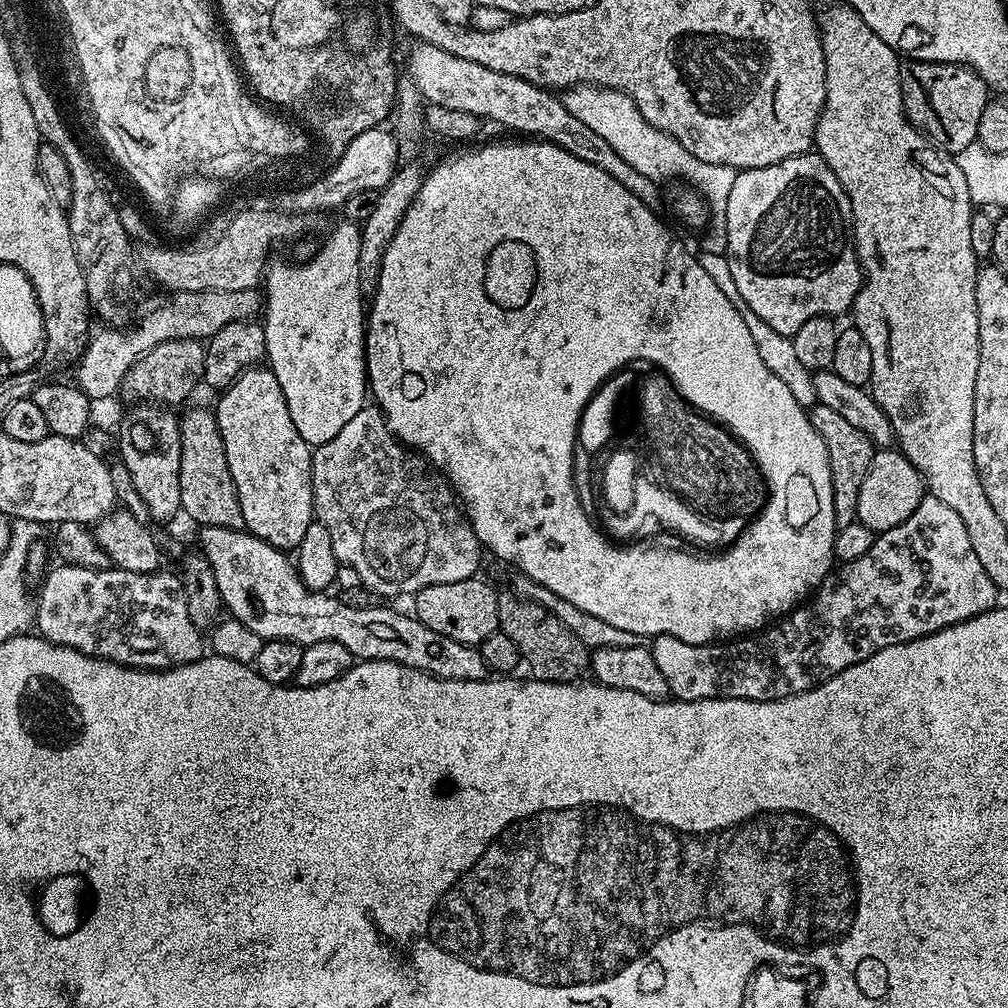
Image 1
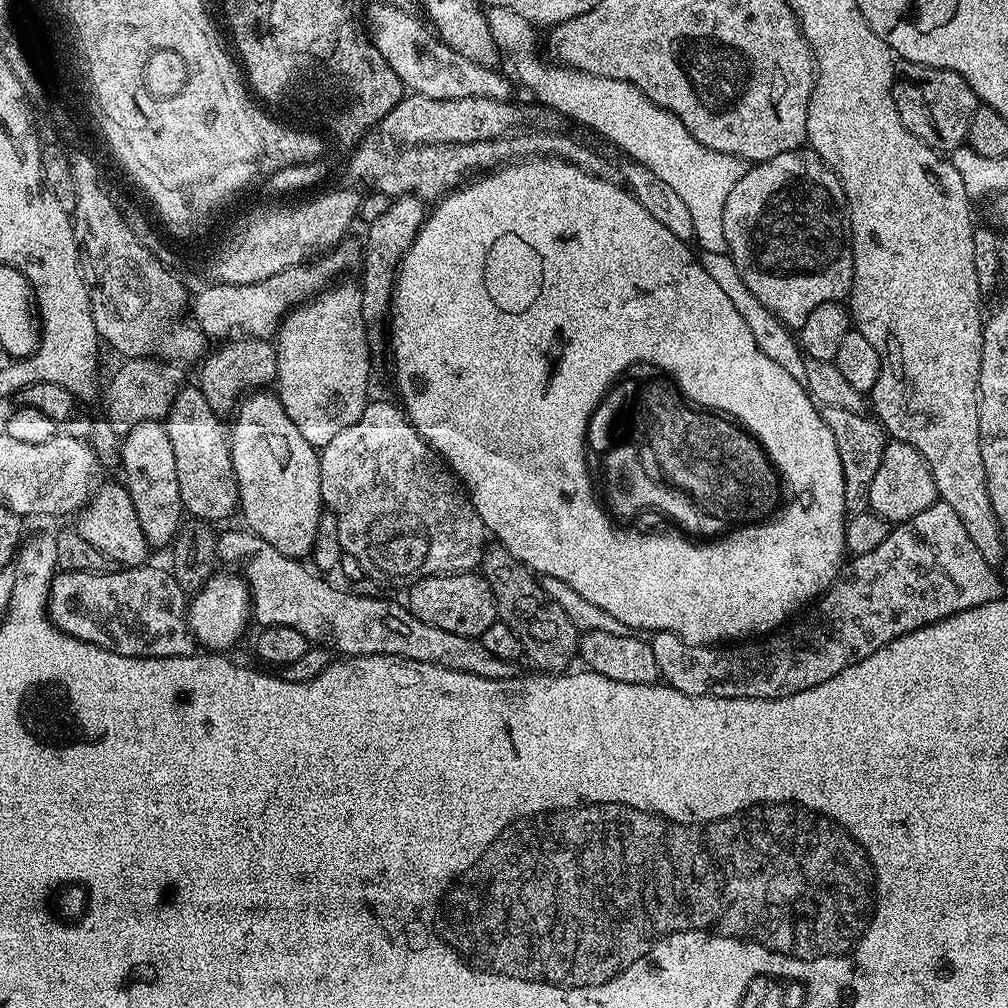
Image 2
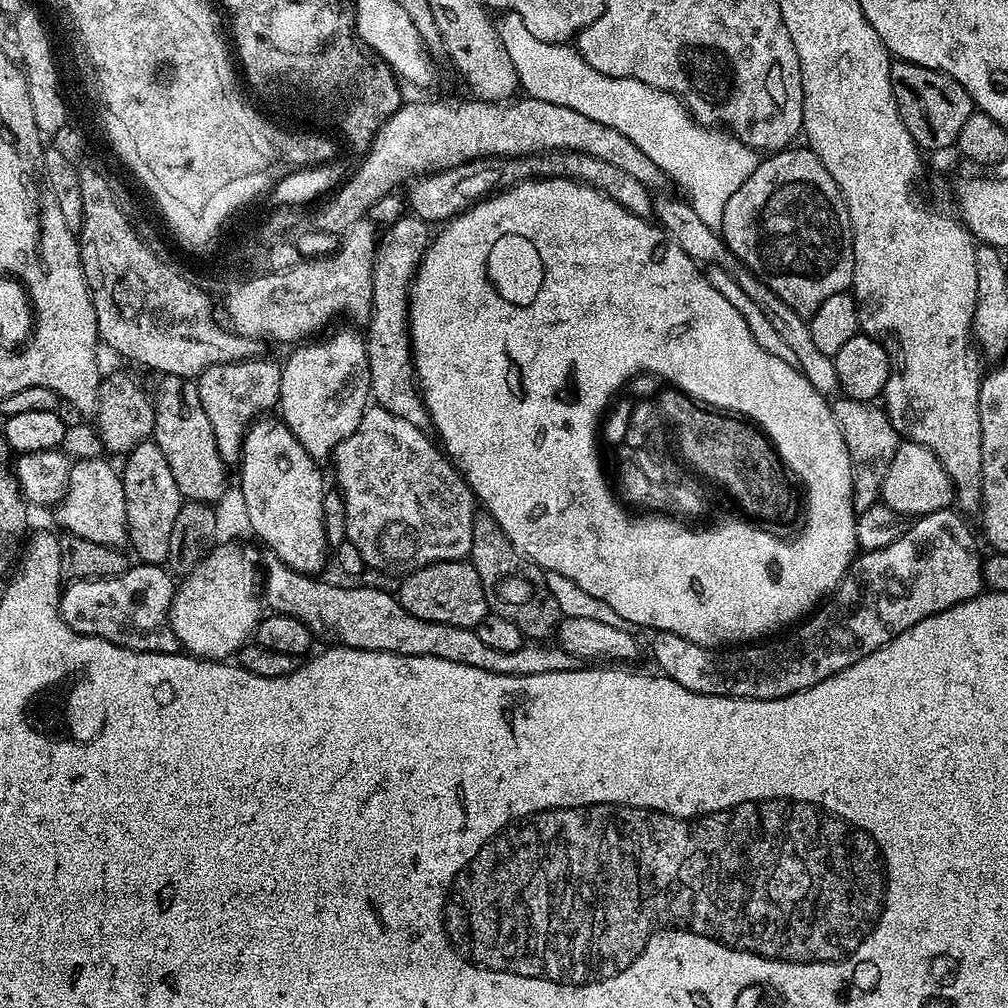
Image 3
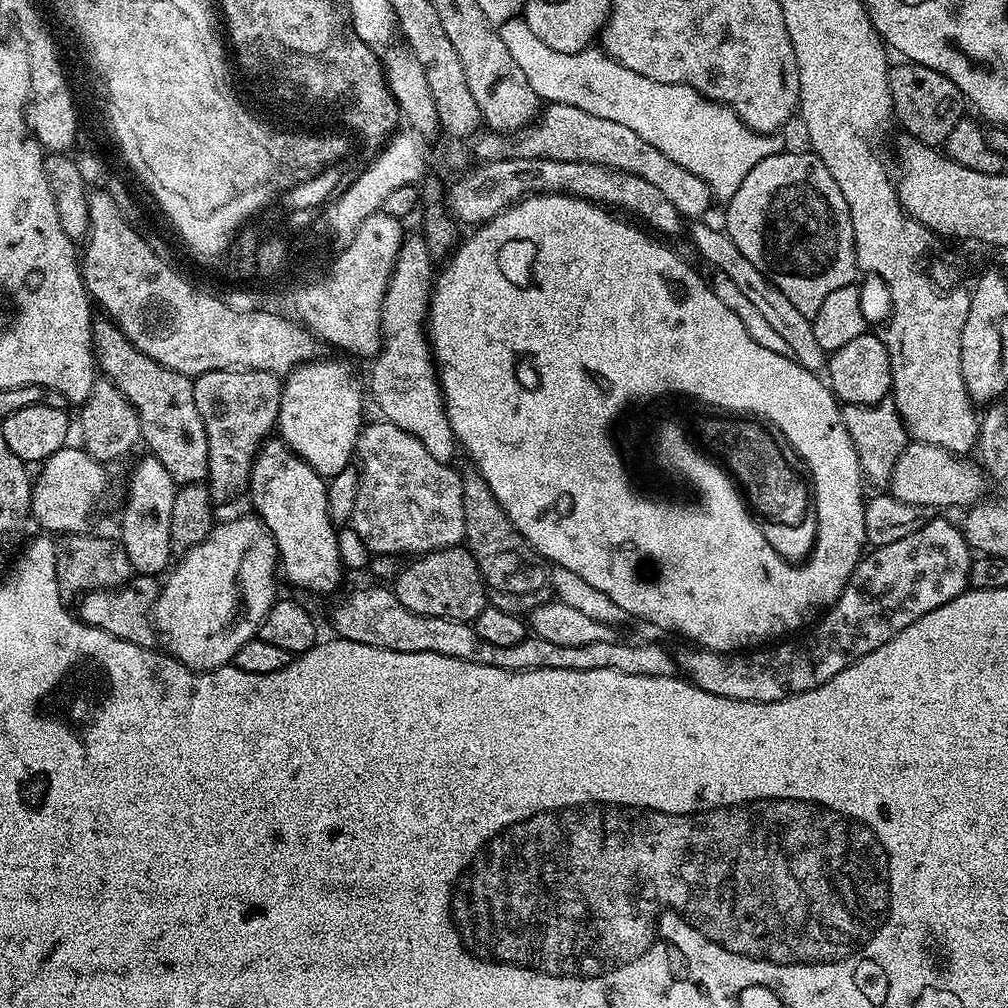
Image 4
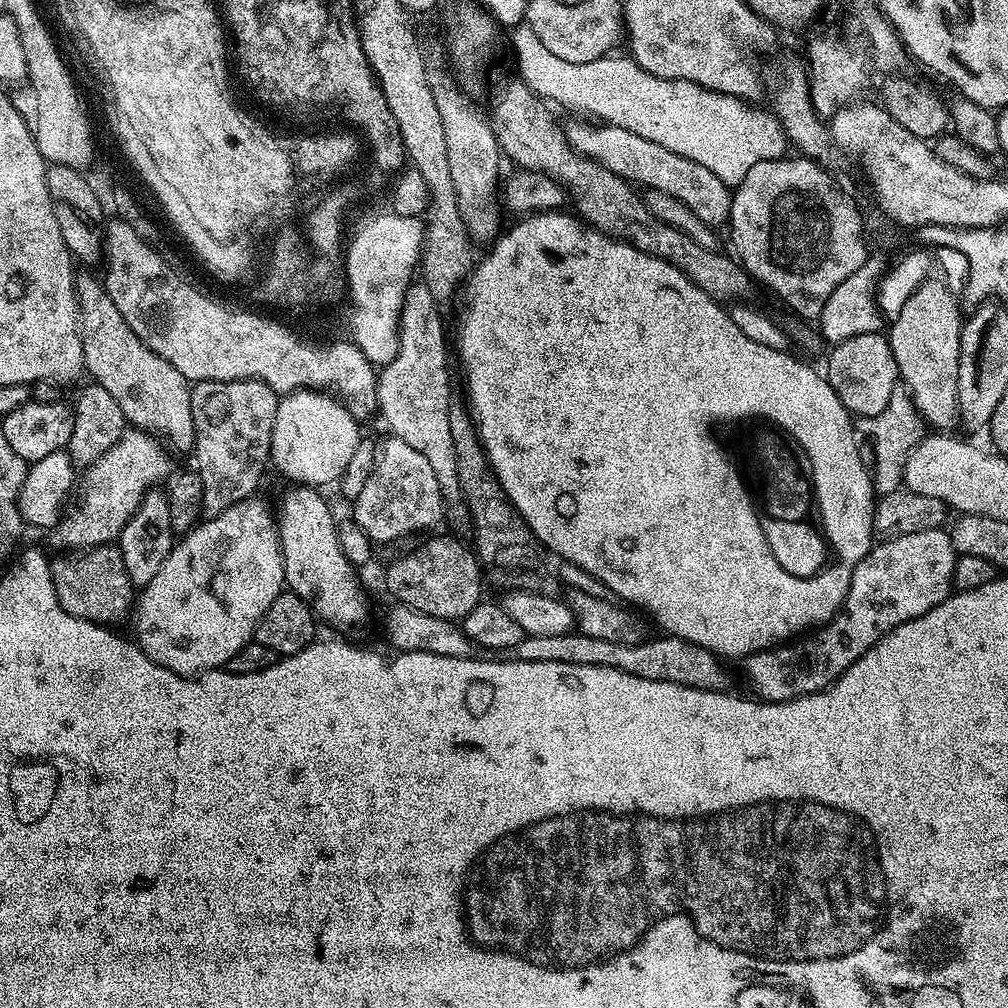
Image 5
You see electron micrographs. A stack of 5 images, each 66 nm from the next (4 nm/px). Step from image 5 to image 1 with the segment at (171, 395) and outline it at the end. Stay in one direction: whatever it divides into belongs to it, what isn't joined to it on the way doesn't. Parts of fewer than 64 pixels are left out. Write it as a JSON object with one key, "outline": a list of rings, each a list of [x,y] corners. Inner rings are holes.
{"outline":[[[192,408],[185,416],[179,417],[180,422],[180,485],[182,494],[180,495],[180,506],[183,515],[188,515],[190,519],[197,520],[200,526],[222,526],[223,528],[234,528],[237,530],[244,528],[242,518],[242,506],[238,502],[238,494],[234,486],[234,478],[228,469],[226,454],[224,453],[224,443],[222,434],[216,425],[215,411],[204,408]]]}

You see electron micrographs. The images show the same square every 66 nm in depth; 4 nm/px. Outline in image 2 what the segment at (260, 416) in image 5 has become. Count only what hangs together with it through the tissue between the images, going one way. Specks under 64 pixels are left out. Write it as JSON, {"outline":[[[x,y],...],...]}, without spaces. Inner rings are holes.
{"outline":[[[233,338],[221,343],[216,353],[205,355],[199,361],[201,394],[210,402],[210,410],[217,414],[231,413],[245,394],[264,390],[276,378],[276,346],[272,340]]]}

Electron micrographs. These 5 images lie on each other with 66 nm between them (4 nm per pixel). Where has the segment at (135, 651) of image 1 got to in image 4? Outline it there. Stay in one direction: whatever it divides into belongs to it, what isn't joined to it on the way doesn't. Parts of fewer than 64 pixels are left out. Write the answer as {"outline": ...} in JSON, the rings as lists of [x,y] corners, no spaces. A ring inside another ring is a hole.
{"outline":[[[136,574],[120,588],[103,588],[97,592],[85,592],[78,600],[79,619],[98,630],[106,630],[106,634],[114,634],[114,638],[134,642],[143,648],[156,648],[158,633],[152,619],[152,611],[160,596],[161,587],[161,581],[157,577]]]}

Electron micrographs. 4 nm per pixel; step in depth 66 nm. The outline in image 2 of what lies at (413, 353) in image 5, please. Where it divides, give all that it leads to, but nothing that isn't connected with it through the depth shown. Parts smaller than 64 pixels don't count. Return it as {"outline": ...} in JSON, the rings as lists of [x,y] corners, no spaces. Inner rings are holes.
{"outline":[[[409,194],[395,197],[392,205],[386,210],[386,214],[382,214],[382,218],[378,218],[372,224],[367,225],[366,231],[368,233],[364,236],[364,261],[360,264],[358,283],[360,285],[360,293],[362,294],[362,314],[364,315],[364,327],[368,330],[369,345],[376,346],[380,336],[382,340],[382,329],[385,327],[392,306],[392,287],[396,281],[396,270],[400,267],[400,259],[404,257],[404,252],[410,250],[410,246],[414,242],[414,238],[424,224],[425,219],[425,201]]]}

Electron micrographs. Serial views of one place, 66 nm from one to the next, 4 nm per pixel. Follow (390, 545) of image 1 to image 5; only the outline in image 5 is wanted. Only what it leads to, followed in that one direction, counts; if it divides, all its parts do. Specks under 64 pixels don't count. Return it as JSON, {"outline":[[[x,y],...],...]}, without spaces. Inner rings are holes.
{"outline":[[[389,435],[388,441],[378,448],[376,465],[362,486],[362,494],[354,501],[354,519],[362,530],[377,545],[388,544],[391,540],[400,540],[411,532],[420,532],[423,528],[436,528],[444,520],[446,497],[438,486],[438,474],[434,474],[426,454],[418,454],[414,446]]]}

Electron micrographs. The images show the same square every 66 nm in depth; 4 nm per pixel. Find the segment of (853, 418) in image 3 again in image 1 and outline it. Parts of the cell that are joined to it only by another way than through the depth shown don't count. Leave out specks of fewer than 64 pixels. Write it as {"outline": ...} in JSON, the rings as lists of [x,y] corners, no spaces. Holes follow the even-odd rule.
{"outline":[[[815,404],[808,412],[814,430],[826,442],[826,454],[830,458],[830,478],[832,479],[832,493],[834,494],[834,518],[837,529],[845,528],[857,523],[858,493],[862,491],[862,482],[866,482],[866,474],[870,470],[870,462],[877,449],[872,440],[862,434],[855,426],[850,426],[846,418],[840,417],[830,406]]]}

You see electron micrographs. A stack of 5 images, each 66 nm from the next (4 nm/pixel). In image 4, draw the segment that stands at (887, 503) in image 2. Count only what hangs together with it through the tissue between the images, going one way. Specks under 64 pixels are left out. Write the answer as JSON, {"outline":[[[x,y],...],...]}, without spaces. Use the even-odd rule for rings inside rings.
{"outline":[[[909,443],[908,447],[902,450],[894,466],[890,495],[902,502],[910,502],[914,506],[922,506],[929,510],[967,509],[985,495],[983,494],[985,473],[981,465],[976,464],[971,464],[968,458],[961,458],[957,453],[947,452],[933,444]]]}

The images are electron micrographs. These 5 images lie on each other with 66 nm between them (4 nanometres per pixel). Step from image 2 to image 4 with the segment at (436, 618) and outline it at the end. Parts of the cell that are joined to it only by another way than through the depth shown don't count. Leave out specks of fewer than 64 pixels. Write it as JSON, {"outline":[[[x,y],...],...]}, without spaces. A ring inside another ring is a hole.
{"outline":[[[457,546],[455,548],[439,548],[433,552],[425,552],[417,555],[413,564],[408,564],[396,576],[394,591],[398,602],[406,606],[414,614],[426,614],[434,618],[450,618],[451,620],[462,620],[465,622],[474,622],[478,614],[486,607],[486,589],[484,580],[480,577],[478,566],[474,562],[472,553],[467,547]]]}

